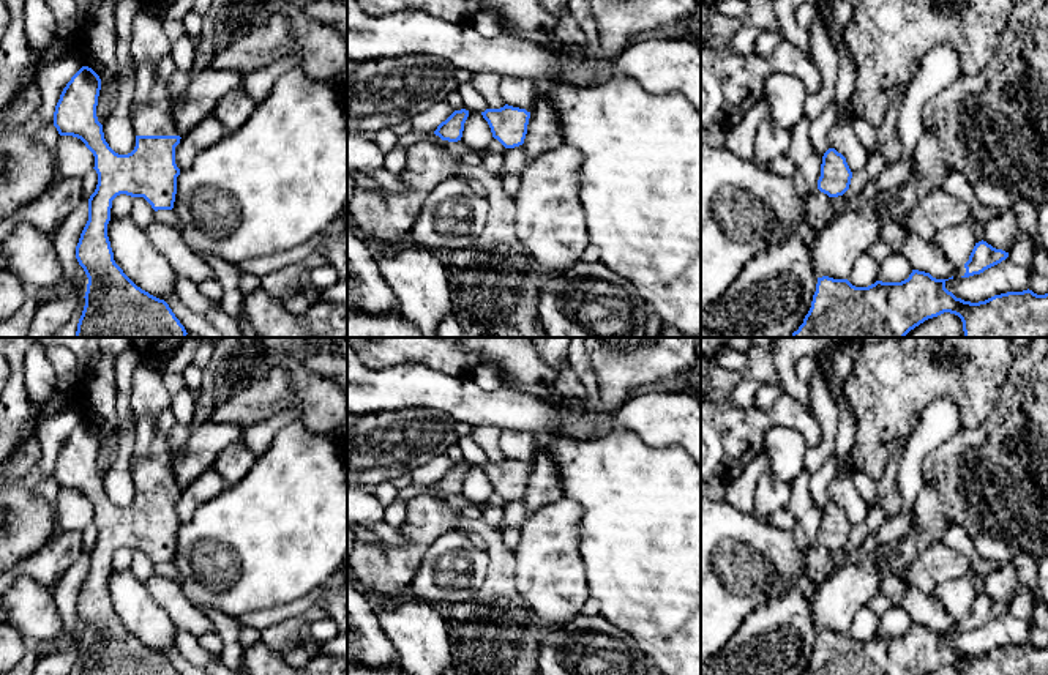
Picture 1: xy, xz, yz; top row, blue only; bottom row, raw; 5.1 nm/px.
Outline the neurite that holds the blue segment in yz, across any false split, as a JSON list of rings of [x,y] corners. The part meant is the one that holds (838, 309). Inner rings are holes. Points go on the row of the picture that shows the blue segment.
[[[912,270],[901,282],[876,281],[855,287],[848,279],[818,278],[811,308],[791,338],[904,338],[911,330],[944,312],[963,322],[964,338],[1048,338],[1048,293],[1007,292],[971,303],[945,289],[949,279]]]

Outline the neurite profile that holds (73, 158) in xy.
[[[60,136],[57,147],[57,178],[84,177],[95,167],[95,156],[85,144],[73,136]]]

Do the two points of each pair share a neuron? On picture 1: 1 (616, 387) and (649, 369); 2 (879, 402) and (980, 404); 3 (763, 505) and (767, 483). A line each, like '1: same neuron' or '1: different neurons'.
1: same neuron
2: same neuron
3: same neuron

